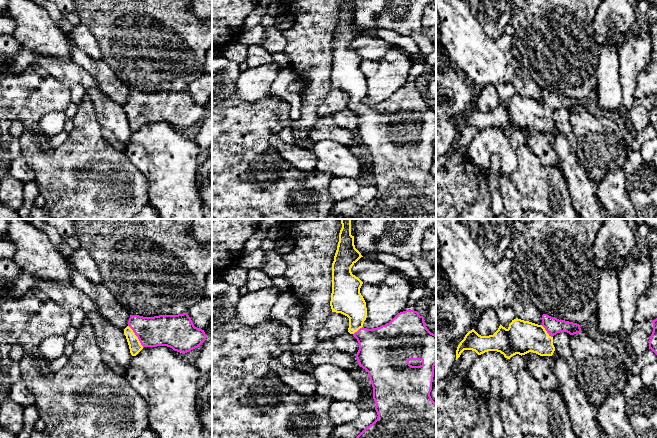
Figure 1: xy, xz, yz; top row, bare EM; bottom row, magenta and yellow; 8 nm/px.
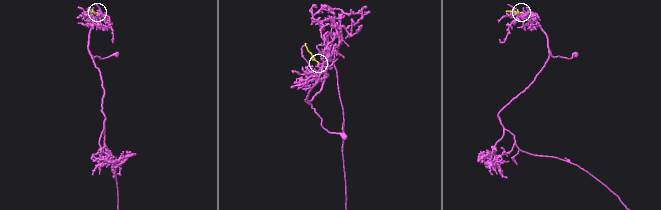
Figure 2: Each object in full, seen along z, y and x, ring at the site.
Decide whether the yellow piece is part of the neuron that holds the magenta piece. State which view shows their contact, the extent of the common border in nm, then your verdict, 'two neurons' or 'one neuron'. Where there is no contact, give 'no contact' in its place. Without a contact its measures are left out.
xy | 220 nm | one neuron

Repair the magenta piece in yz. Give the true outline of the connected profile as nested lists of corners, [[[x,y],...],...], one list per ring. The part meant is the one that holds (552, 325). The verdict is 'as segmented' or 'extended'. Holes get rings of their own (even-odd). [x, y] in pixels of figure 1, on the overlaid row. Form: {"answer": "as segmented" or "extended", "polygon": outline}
{"answer": "extended", "polygon": [[[547,314],[542,315],[541,325],[516,318],[512,320],[507,329],[500,325],[498,330],[493,335],[489,336],[481,336],[472,329],[465,335],[464,339],[458,345],[456,350],[456,360],[464,350],[475,351],[478,355],[488,351],[497,351],[503,354],[507,359],[510,359],[516,354],[522,356],[529,352],[536,353],[540,356],[552,356],[555,351],[553,336],[560,332],[567,332],[570,335],[574,335],[582,331],[580,325],[577,323],[559,320]]]}

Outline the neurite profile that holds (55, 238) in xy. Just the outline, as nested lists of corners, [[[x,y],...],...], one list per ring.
[[[30,219],[30,222],[35,227],[45,232],[45,234],[48,236],[50,242],[55,246],[55,248],[58,248],[61,245],[64,239],[61,237],[55,227],[46,223],[42,219]]]

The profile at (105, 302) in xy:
[[[69,262],[71,268],[70,283],[84,292],[96,305],[96,308],[116,327],[124,330],[128,326],[130,314],[116,301],[115,297],[103,284],[86,280]]]

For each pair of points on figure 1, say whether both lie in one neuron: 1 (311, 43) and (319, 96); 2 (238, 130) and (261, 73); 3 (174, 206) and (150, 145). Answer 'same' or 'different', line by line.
1: same
2: different
3: same

